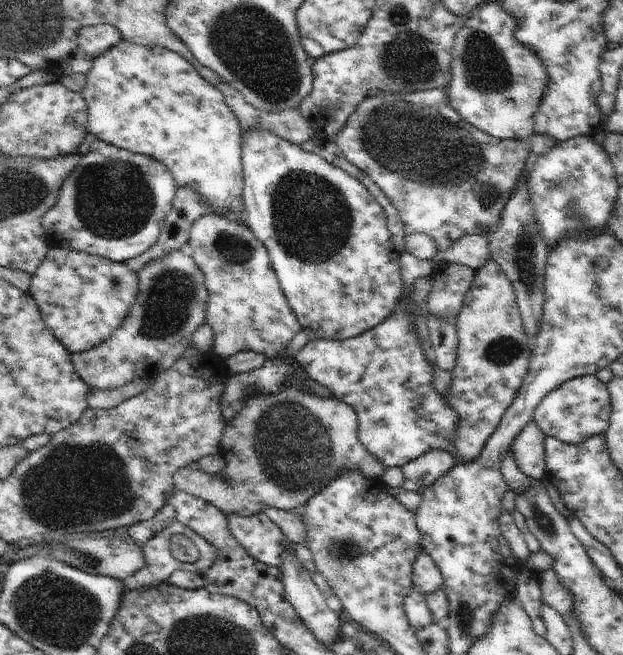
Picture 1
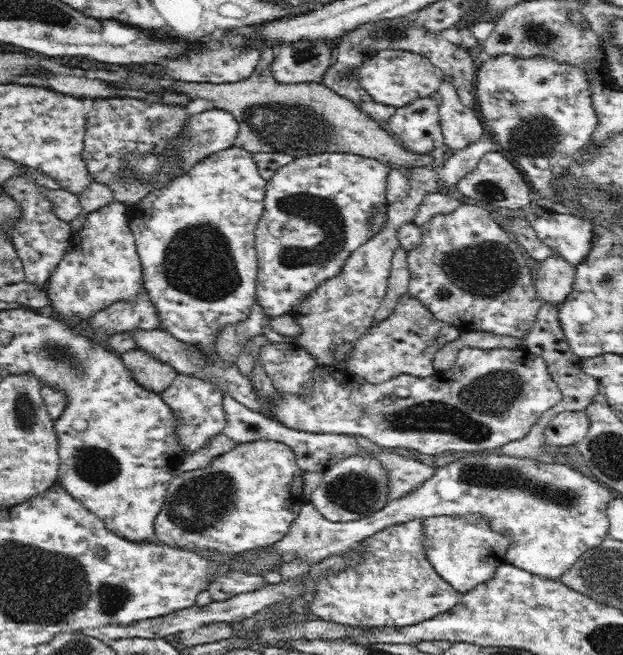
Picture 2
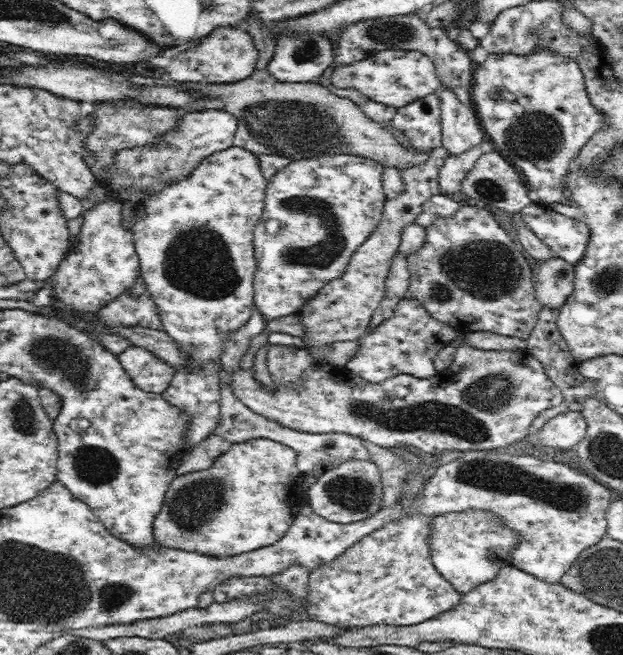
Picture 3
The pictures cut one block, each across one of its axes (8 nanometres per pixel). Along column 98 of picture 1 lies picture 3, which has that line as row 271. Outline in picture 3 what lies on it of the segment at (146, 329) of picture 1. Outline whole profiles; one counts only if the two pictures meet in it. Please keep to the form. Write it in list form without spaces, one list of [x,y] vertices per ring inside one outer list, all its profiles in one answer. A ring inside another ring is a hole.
[[[440,146],[429,152],[429,158],[424,164],[402,169],[404,190],[394,198],[384,202],[382,220],[376,230],[368,236],[368,240],[352,254],[346,270],[341,277],[328,281],[314,297],[298,310],[298,315],[305,324],[303,346],[330,346],[350,340],[359,340],[364,335],[370,320],[380,301],[384,298],[385,282],[391,267],[392,259],[399,252],[403,228],[417,220],[422,212],[423,204],[431,196],[440,194],[439,170],[450,157],[450,153]]]

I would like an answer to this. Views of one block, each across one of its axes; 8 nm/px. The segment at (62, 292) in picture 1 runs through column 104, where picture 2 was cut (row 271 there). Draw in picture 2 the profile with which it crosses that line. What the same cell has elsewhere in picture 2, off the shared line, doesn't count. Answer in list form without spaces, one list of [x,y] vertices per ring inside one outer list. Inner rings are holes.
[[[352,153],[311,154],[295,158],[276,171],[265,186],[264,210],[255,228],[255,250],[258,255],[256,301],[266,316],[290,313],[297,302],[316,290],[324,281],[334,278],[345,260],[380,232],[386,222],[388,201],[386,178],[390,166],[373,158]]]

